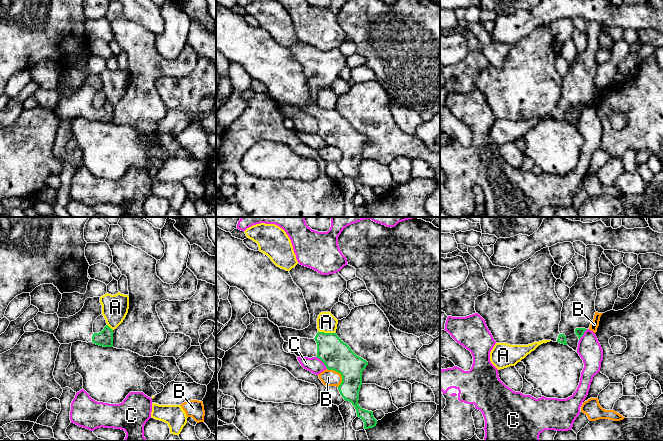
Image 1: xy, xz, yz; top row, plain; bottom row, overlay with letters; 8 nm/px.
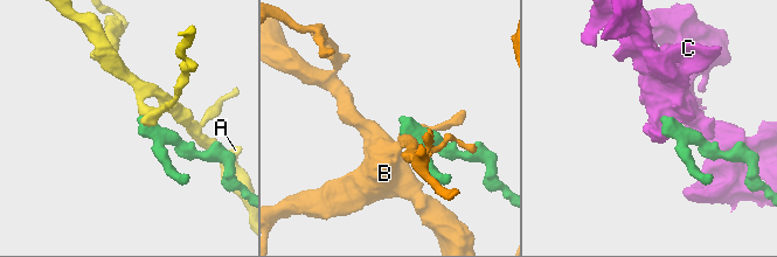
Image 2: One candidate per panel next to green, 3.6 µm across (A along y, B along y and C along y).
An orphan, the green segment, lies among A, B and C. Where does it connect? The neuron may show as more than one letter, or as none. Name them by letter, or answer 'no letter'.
no letter

